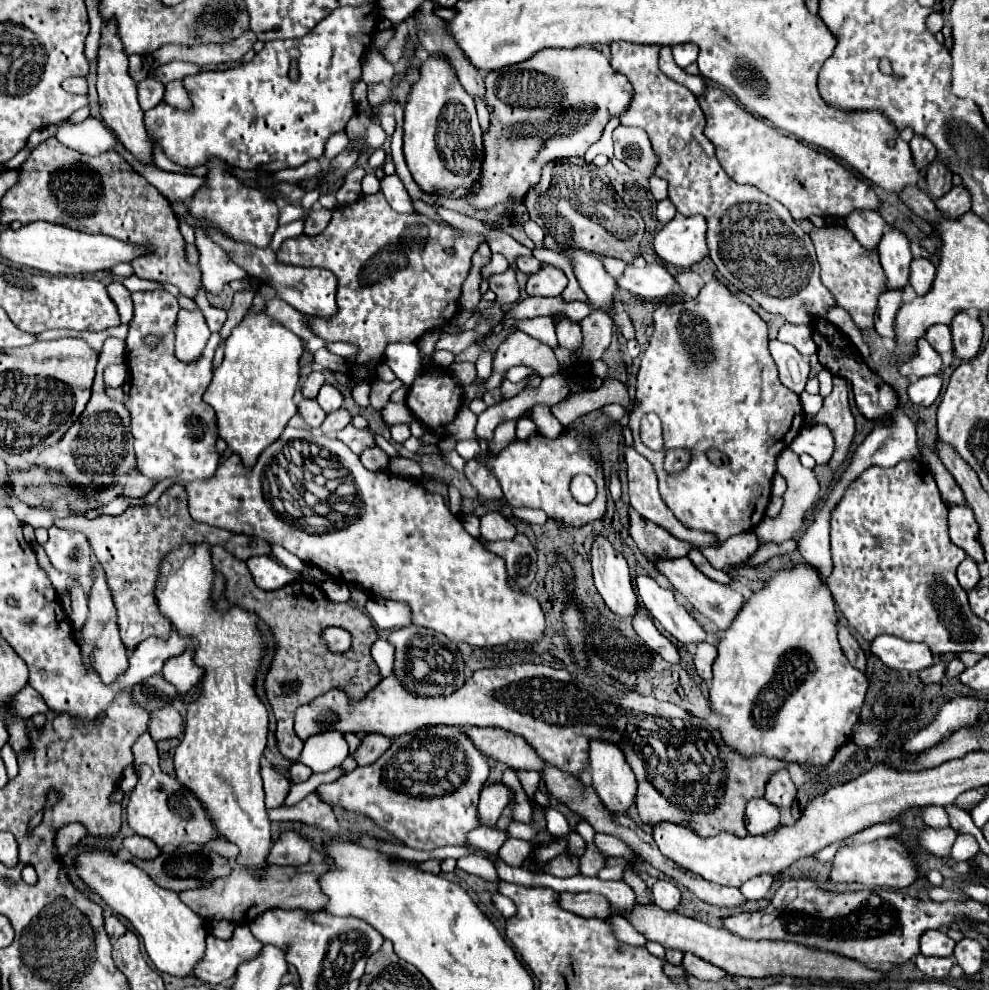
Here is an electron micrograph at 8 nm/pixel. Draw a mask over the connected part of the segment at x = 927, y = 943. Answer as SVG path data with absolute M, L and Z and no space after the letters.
M924 931L920 937L920 953L922 955L952 955L954 953L954 941L942 933L942 931Z

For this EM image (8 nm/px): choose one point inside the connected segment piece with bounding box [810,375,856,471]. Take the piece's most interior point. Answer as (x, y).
(835, 412)

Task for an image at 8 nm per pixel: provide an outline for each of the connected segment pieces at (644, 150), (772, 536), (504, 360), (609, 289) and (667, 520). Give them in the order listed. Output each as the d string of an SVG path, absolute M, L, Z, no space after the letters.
M618 125L614 129L614 157L648 179L654 175L656 153L652 153L652 143L642 129Z
M784 449L784 451L780 453L780 457L778 457L778 473L788 481L788 491L784 493L784 507L782 507L782 513L780 513L776 519L764 517L764 519L760 521L760 525L754 529L754 533L758 535L758 541L760 541L760 543L766 543L766 541L780 543L780 541L792 539L794 533L802 527L804 513L812 507L812 503L814 503L816 497L818 497L818 481L816 481L814 471L802 467L800 461L798 461L798 455L796 455L792 449Z
M512 331L508 339L498 347L494 367L492 367L492 377L486 381L484 387L476 387L474 383L464 389L464 403L472 401L474 397L482 397L484 391L490 391L494 387L500 387L502 375L514 367L514 365L528 365L536 369L542 377L558 373L558 361L548 345L542 341L522 333L522 331Z
M562 249L564 253L568 253L568 257L572 259L572 269L574 275L582 287L582 291L588 295L588 305L596 311L604 311L608 315L612 315L612 305L614 305L614 297L618 291L618 283L612 275L606 273L606 269L602 267L602 261L584 251L584 249Z
M624 447L624 461L626 461L626 475L628 475L628 495L630 495L630 505L632 505L642 517L646 517L646 519L654 521L656 525L668 529L674 537L684 539L684 541L690 541L690 543L694 543L694 545L698 545L698 547L706 547L706 545L716 547L716 545L718 545L718 543L716 543L716 537L714 537L712 533L688 531L688 529L672 515L672 511L664 505L664 501L662 501L662 497L660 497L660 493L658 493L658 477L656 477L656 473L654 473L652 463L648 463L646 457L642 457L640 453L636 453L632 447Z

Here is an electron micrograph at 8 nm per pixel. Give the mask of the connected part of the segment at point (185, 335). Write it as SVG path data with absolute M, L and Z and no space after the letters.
M178 311L176 319L176 357L184 363L190 363L200 357L206 341L210 337L210 329L200 311Z

